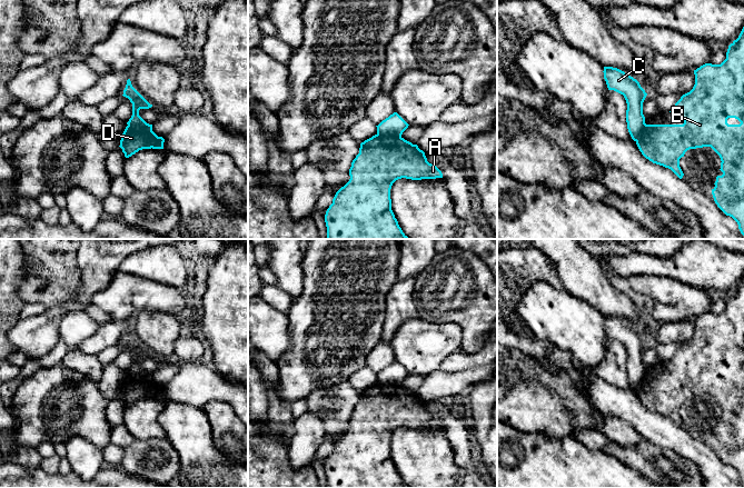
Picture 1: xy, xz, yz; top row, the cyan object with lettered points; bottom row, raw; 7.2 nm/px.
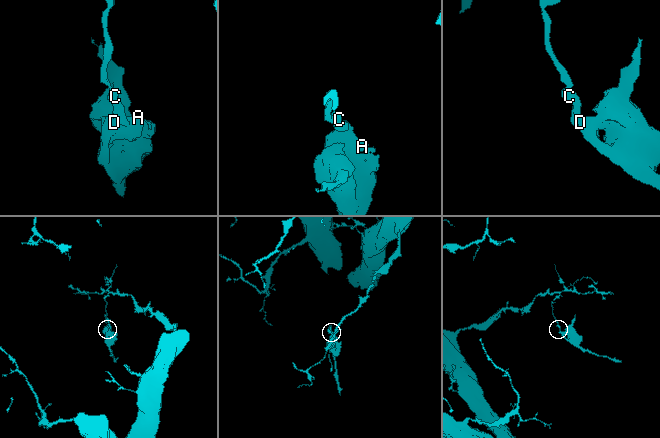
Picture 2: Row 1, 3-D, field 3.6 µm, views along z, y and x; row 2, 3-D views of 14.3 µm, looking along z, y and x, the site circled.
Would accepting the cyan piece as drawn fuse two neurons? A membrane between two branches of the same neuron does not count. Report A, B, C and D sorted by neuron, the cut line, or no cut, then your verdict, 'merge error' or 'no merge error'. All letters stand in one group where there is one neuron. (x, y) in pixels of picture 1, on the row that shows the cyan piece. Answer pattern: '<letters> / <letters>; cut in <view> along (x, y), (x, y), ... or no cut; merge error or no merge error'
A B D / C; cut in xy along (128, 125), (135, 128), (151, 130); merge error

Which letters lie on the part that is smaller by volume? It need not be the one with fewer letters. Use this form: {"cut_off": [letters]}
{"cut_off": ["A", "B", "D"]}

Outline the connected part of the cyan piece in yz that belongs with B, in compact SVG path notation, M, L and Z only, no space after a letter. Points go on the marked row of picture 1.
M744 27L736 40L734 40L727 49L726 59L721 64L712 64L705 63L694 70L695 74L695 84L693 89L683 94L681 99L675 103L675 106L669 111L676 118L681 118L684 123L683 125L644 125L642 128L642 132L636 139L636 145L642 152L642 155L652 161L653 163L663 166L665 168L671 169L679 179L683 178L684 173L679 167L679 159L684 157L685 152L690 149L711 147L721 158L721 171L722 176L716 177L715 187L712 189L712 195L717 207L726 215L732 217L738 225L738 229L741 233L744 236Z

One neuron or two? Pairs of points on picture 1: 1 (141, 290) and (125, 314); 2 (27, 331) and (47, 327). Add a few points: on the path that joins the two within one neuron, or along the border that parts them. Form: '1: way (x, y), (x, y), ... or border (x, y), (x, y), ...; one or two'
1: way (136, 296), (125, 308); one
2: way (31, 331), (42, 330); one

